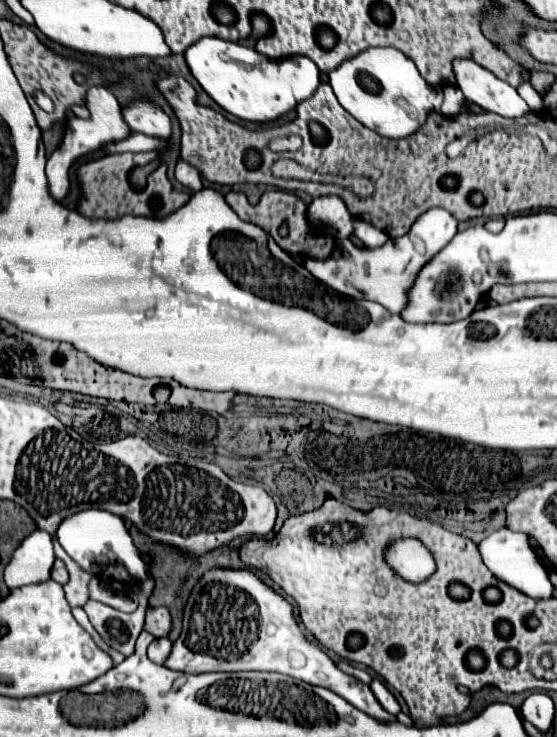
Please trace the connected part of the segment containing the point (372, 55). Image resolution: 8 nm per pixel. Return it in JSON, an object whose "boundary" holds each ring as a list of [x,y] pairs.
{"boundary":[[[367,48],[361,54],[341,62],[335,70],[329,72],[329,84],[339,100],[339,104],[361,124],[365,124],[367,128],[375,130],[377,134],[385,136],[385,138],[405,138],[409,134],[413,134],[417,128],[421,128],[427,120],[427,116],[435,110],[439,112],[441,102],[439,98],[443,96],[439,90],[431,88],[419,74],[417,66],[413,64],[413,60],[409,60],[403,52],[395,50],[395,48]]]}

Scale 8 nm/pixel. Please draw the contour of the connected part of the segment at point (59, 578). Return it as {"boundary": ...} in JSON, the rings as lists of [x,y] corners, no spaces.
{"boundary":[[[55,560],[55,566],[51,570],[51,578],[55,582],[59,582],[59,584],[67,584],[69,582],[69,572],[67,572],[67,568],[65,568],[65,564],[61,560]]]}

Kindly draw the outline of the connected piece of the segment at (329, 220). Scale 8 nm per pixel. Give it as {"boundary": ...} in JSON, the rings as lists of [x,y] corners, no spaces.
{"boundary":[[[319,196],[309,206],[309,218],[321,228],[333,230],[339,238],[353,236],[353,216],[339,196]]]}

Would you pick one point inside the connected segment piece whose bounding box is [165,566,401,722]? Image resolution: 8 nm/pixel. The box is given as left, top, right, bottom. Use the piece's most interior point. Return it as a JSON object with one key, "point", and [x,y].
{"point":[233,621]}

